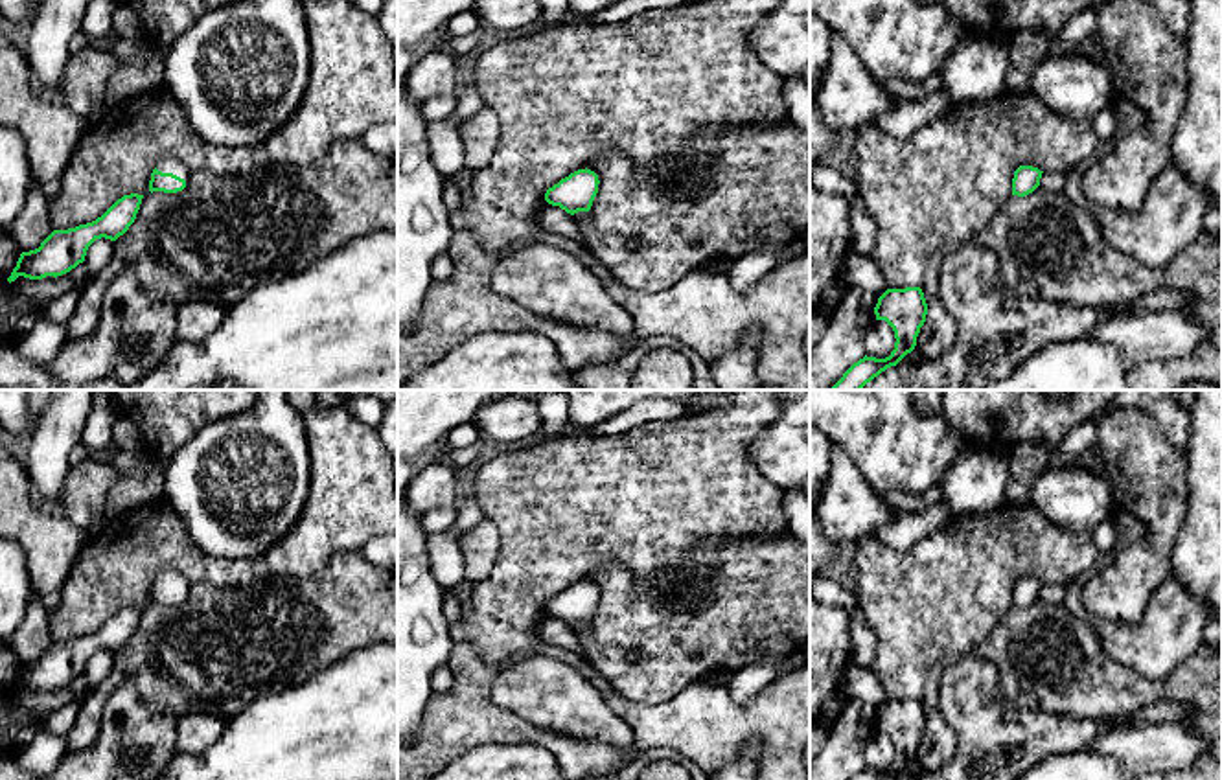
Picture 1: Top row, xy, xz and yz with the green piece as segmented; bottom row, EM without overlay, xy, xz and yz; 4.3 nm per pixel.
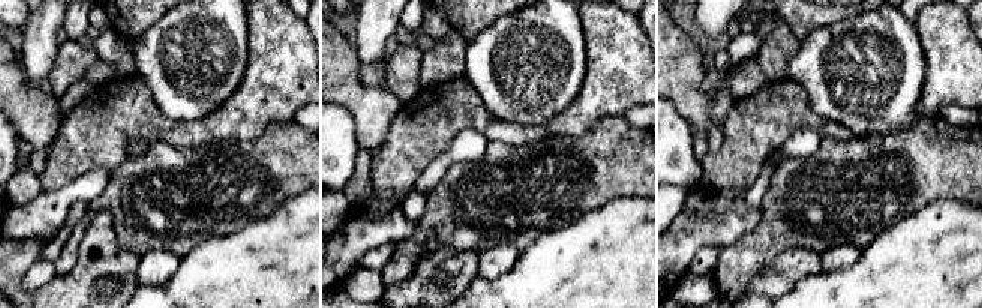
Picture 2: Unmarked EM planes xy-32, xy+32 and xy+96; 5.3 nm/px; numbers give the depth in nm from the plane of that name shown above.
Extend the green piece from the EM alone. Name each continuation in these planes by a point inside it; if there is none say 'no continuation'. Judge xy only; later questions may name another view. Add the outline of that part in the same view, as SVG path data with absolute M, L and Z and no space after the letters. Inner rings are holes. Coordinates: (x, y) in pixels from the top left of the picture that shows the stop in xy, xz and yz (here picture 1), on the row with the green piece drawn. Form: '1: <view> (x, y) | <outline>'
1: xy (168, 164) | M166 156L156 164L156 169L162 173L173 173L184 180L188 180L190 177L190 167L182 162L179 162L177 158Z

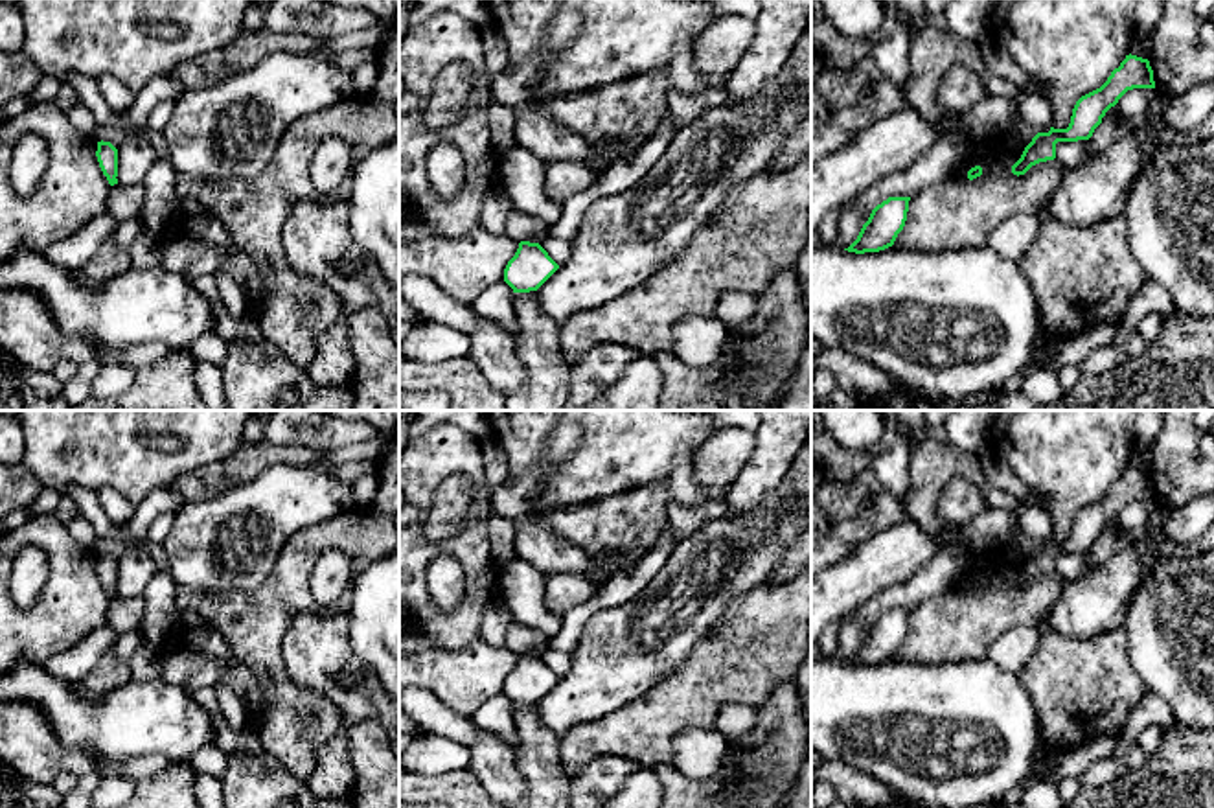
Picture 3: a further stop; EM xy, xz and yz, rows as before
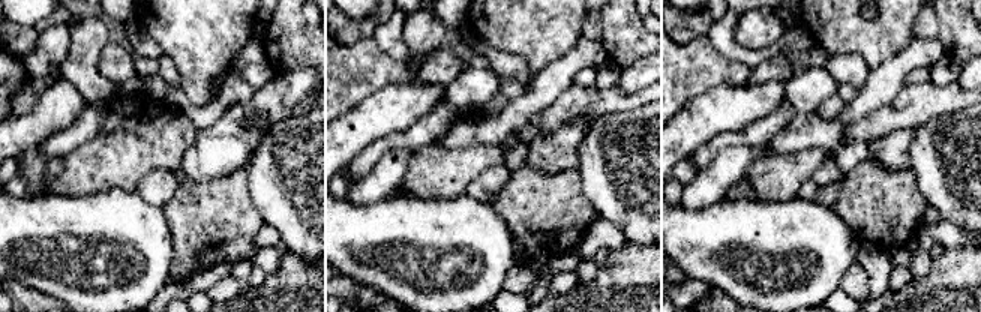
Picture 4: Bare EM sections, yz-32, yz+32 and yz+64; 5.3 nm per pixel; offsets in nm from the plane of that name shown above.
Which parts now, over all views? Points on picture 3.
no continuation

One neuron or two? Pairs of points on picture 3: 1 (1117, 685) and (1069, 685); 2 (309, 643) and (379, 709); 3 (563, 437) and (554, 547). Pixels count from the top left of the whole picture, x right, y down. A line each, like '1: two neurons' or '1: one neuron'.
1: one neuron
2: one neuron
3: one neuron

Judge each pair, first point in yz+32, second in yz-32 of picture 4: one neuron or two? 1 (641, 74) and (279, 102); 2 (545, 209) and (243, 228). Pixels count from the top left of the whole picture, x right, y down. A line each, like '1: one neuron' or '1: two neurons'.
1: one neuron
2: one neuron

